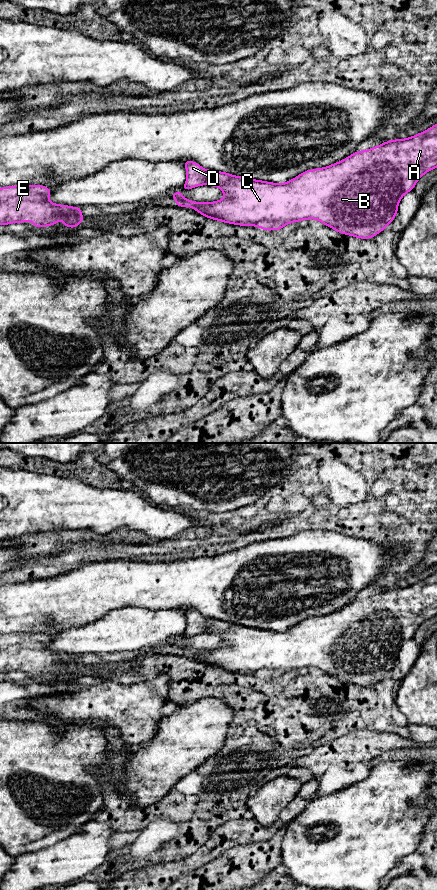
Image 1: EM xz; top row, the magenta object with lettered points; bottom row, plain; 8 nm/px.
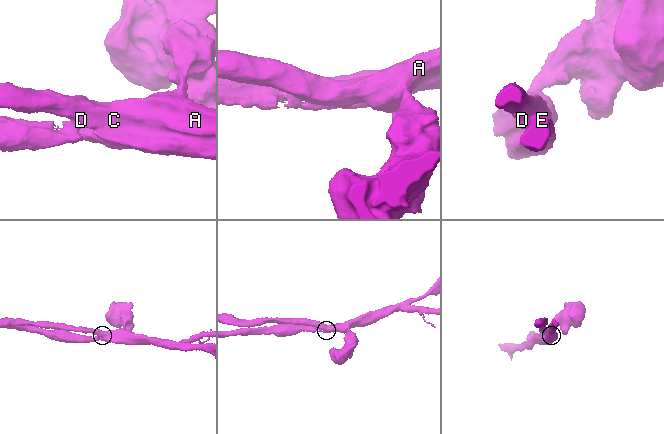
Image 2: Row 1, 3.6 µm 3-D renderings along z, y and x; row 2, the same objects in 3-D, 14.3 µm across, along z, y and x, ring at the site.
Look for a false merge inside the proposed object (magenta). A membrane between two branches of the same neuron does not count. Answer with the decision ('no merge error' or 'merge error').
merge error

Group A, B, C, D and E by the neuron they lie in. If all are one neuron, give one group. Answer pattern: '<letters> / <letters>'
A B C D / E

